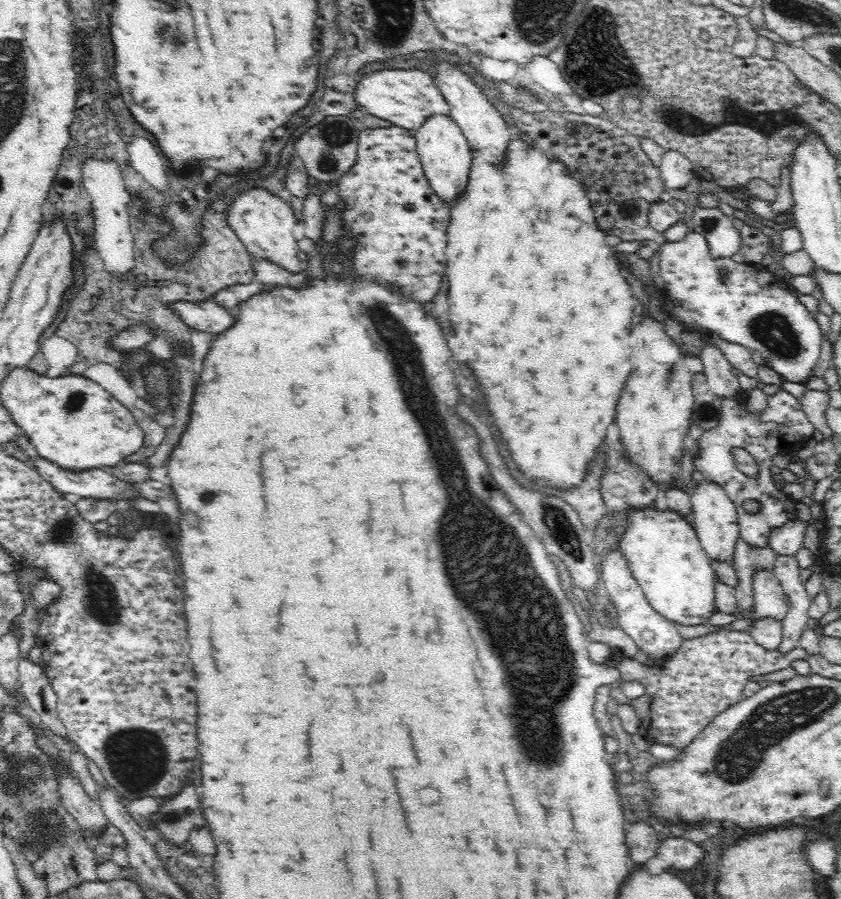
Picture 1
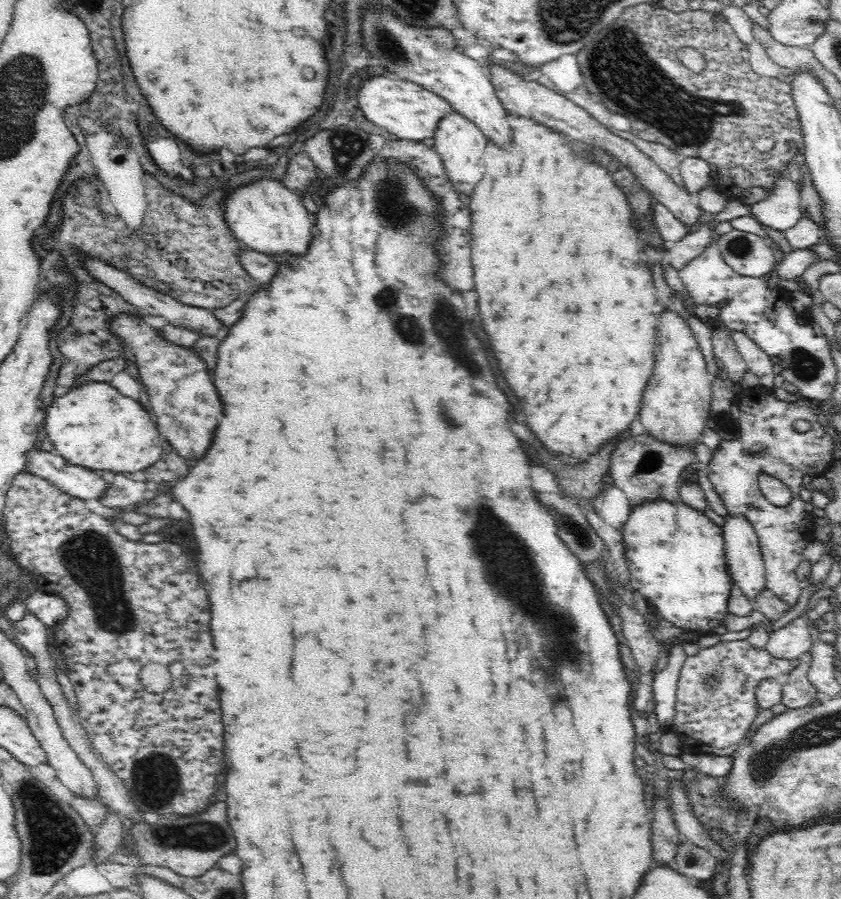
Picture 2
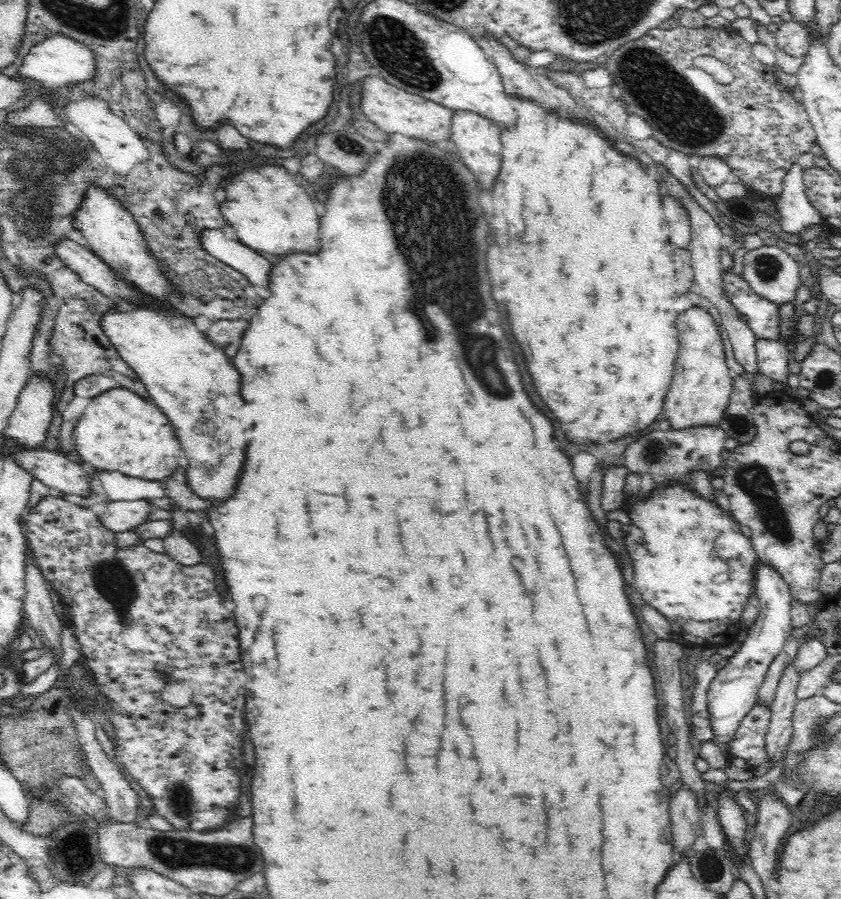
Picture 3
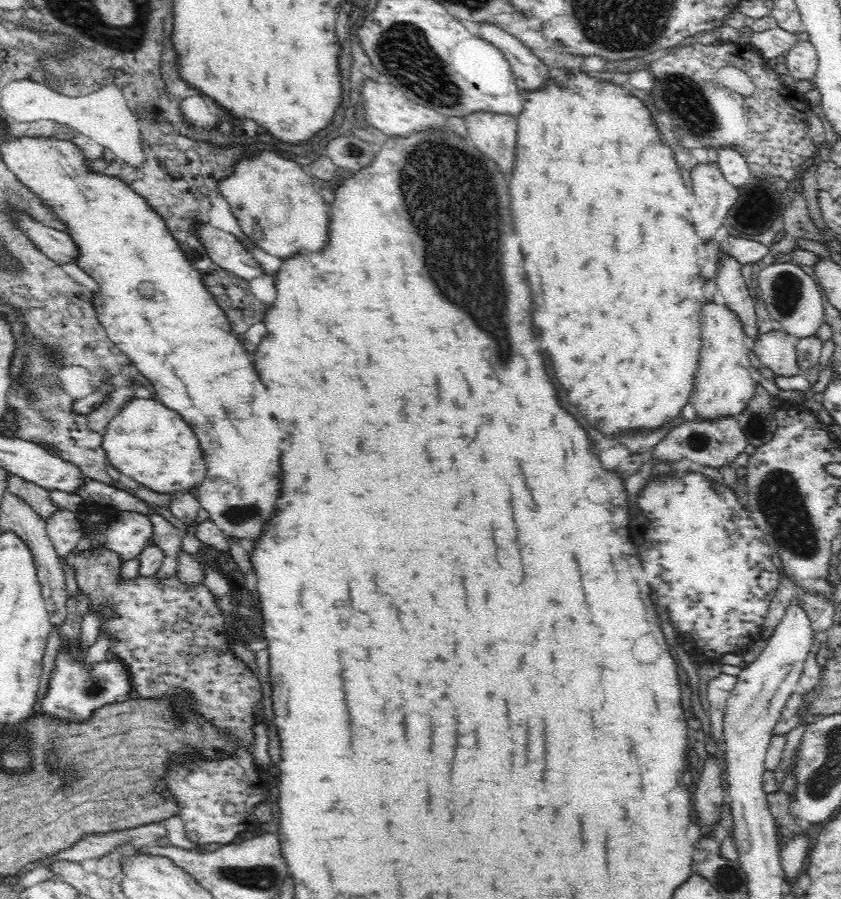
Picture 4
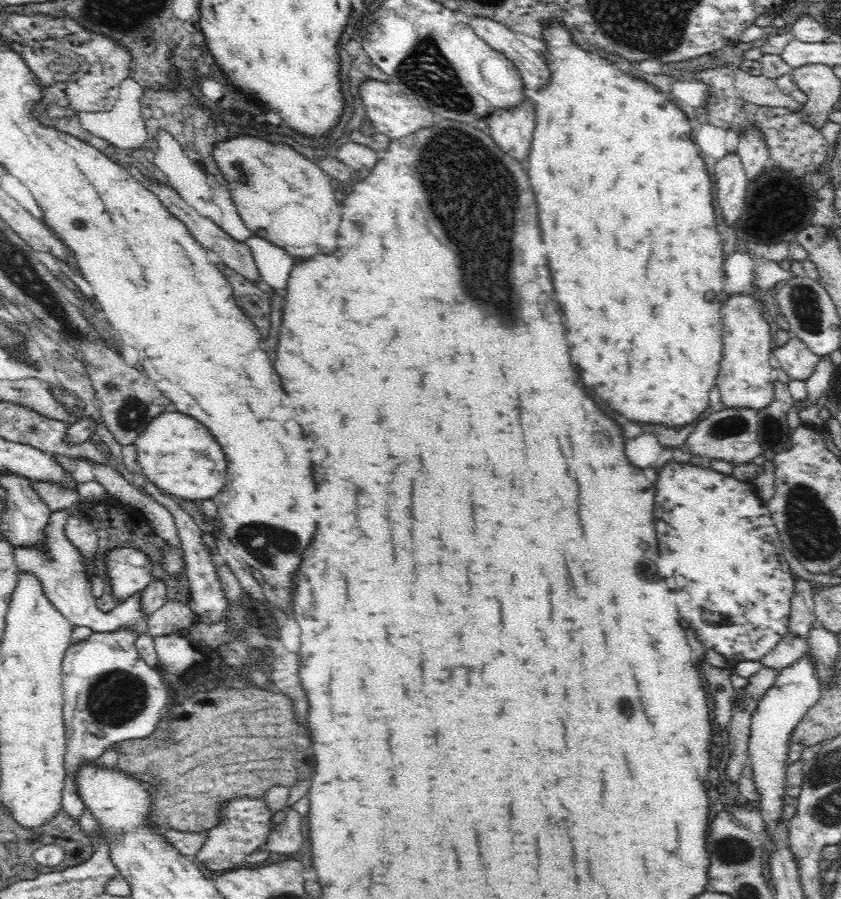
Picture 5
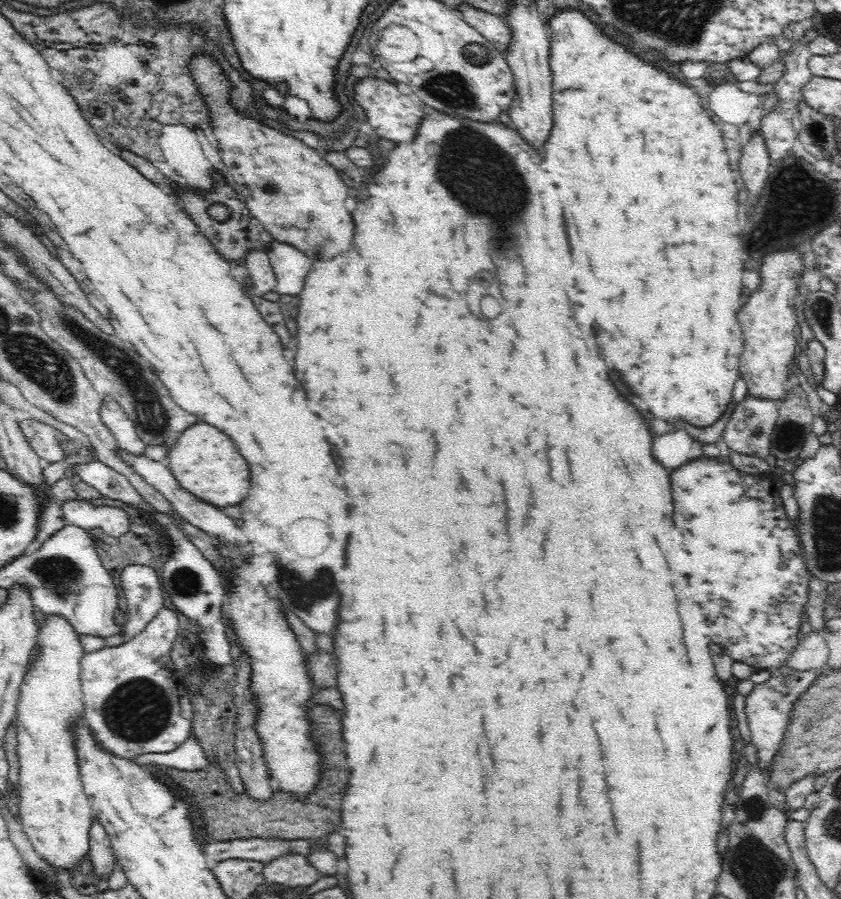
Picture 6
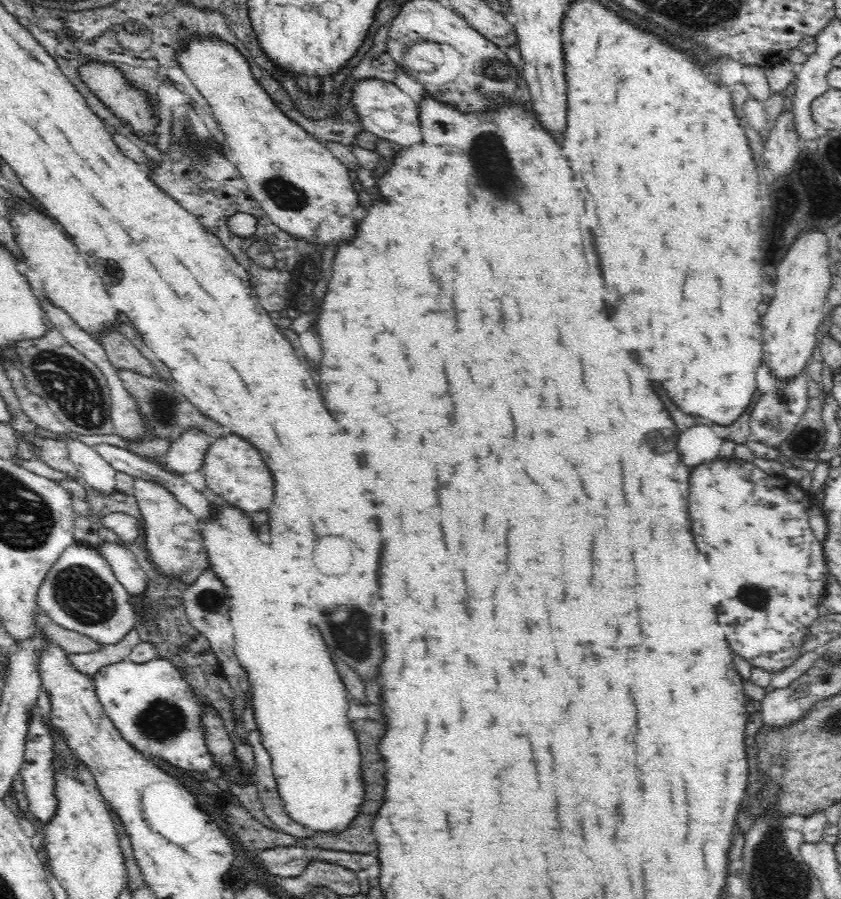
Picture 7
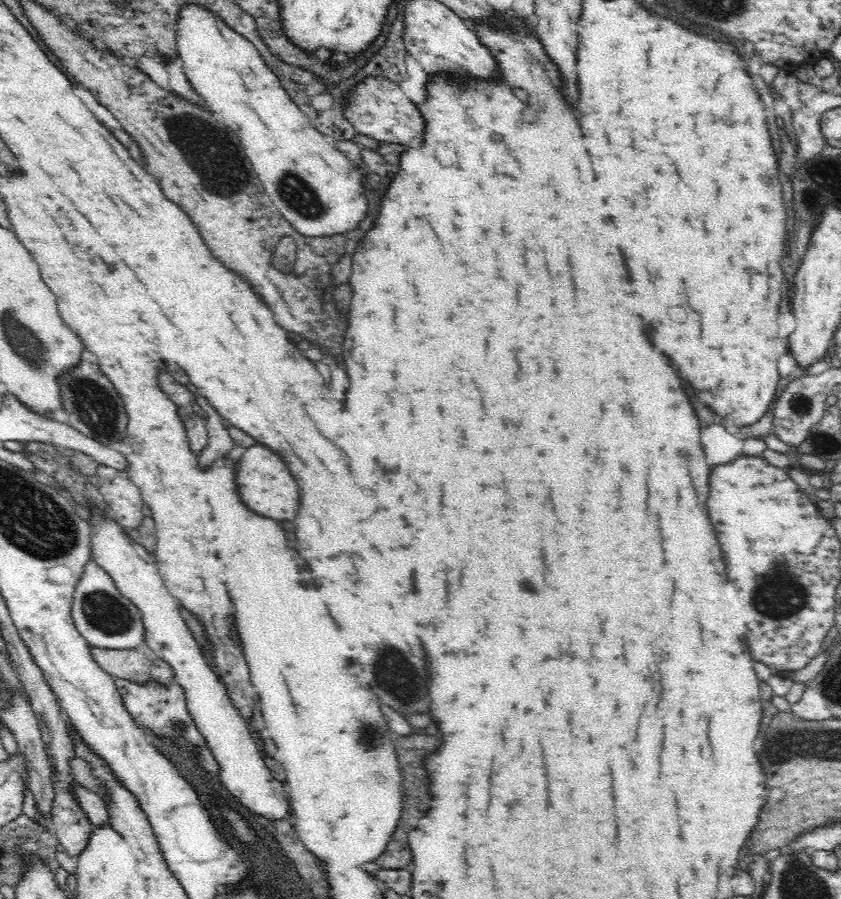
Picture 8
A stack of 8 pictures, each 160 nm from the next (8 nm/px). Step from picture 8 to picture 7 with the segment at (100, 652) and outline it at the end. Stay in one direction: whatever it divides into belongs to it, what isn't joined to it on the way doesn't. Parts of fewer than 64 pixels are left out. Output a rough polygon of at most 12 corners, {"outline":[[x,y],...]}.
{"outline":[[44,611],[33,614],[34,627],[67,653],[102,648],[74,630],[63,628]]}

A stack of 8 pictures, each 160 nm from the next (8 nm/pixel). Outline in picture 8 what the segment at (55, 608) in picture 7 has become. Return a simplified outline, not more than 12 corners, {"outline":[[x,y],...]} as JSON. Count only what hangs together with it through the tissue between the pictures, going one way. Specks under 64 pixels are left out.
{"outline":[[87,562],[71,613],[91,646],[144,644],[143,614]]}

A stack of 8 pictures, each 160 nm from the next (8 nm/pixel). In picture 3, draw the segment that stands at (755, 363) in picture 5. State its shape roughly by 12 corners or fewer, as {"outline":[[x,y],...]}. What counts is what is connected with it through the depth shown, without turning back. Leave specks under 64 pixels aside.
{"outline":[[676,316],[663,427],[716,425],[732,378],[716,321]]}

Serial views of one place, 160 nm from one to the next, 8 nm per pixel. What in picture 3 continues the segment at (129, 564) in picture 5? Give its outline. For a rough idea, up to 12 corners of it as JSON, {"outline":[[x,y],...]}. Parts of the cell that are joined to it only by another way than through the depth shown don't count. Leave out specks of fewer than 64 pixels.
{"outline":[[145,498],[111,500],[99,519],[115,533],[135,530],[152,505]]}

